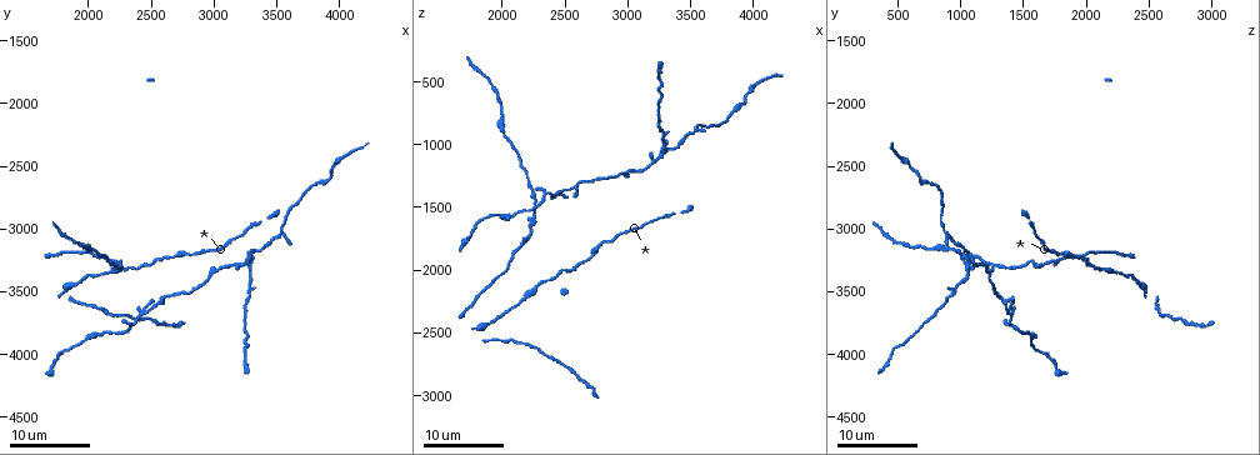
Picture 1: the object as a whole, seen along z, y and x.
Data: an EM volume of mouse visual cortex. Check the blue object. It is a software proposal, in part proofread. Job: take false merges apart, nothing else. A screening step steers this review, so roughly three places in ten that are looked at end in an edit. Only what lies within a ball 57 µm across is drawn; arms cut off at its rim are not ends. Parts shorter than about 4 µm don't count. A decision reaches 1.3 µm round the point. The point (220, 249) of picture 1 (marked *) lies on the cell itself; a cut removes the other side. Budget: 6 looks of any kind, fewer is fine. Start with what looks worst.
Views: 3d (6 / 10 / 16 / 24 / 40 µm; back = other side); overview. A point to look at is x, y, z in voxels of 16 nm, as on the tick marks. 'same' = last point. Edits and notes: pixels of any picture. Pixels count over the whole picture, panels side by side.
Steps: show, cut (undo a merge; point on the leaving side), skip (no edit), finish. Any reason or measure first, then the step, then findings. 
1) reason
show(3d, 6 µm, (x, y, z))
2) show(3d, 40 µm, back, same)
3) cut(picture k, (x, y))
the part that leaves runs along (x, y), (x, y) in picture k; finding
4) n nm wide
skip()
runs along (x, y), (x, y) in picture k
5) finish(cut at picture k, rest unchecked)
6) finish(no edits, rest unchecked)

arms part here
show(3d, 16 µm, (2420, 3680, 1420))

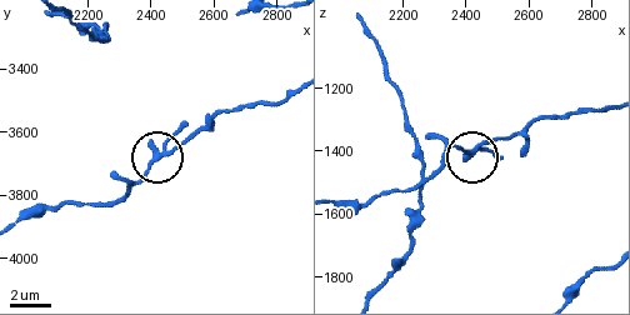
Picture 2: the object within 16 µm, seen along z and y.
show(3d, 6 µm, (2410, 3660, 1410))

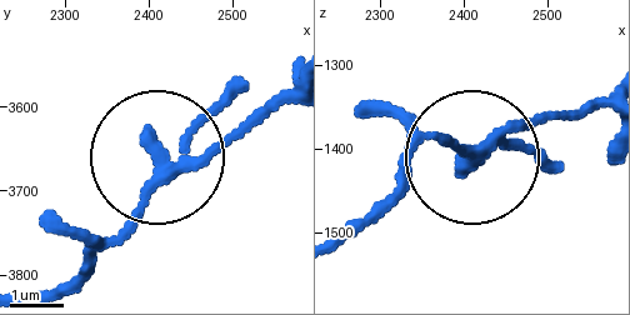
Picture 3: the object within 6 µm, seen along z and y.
show(3d, 6 µm, back, (2415, 3670, 1405))

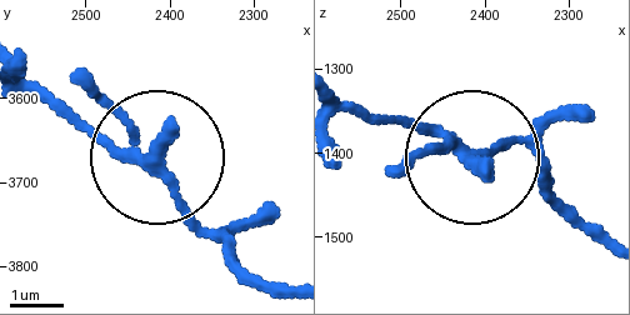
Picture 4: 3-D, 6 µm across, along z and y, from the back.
220 nm wide
skip()
one cell here

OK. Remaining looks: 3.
show(3d, 24 µm, (3020, 3340, 1200))

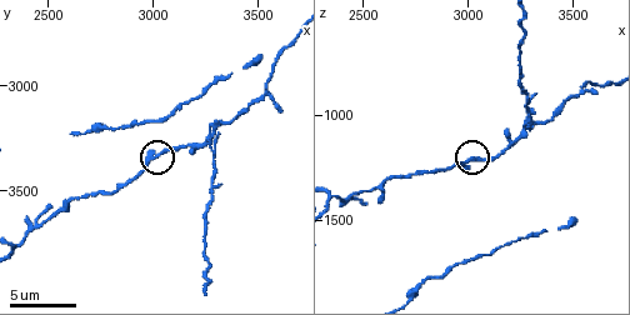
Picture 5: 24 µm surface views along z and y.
show(3d, 6 µm, (2990, 3350, 1210))

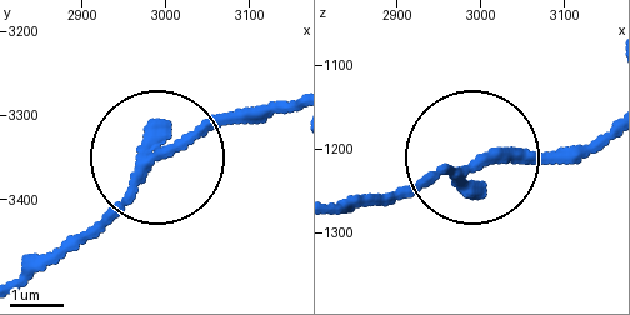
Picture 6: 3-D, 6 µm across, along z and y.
skip()
one cell here

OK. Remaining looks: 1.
finish(no edits, rest unchecked)

